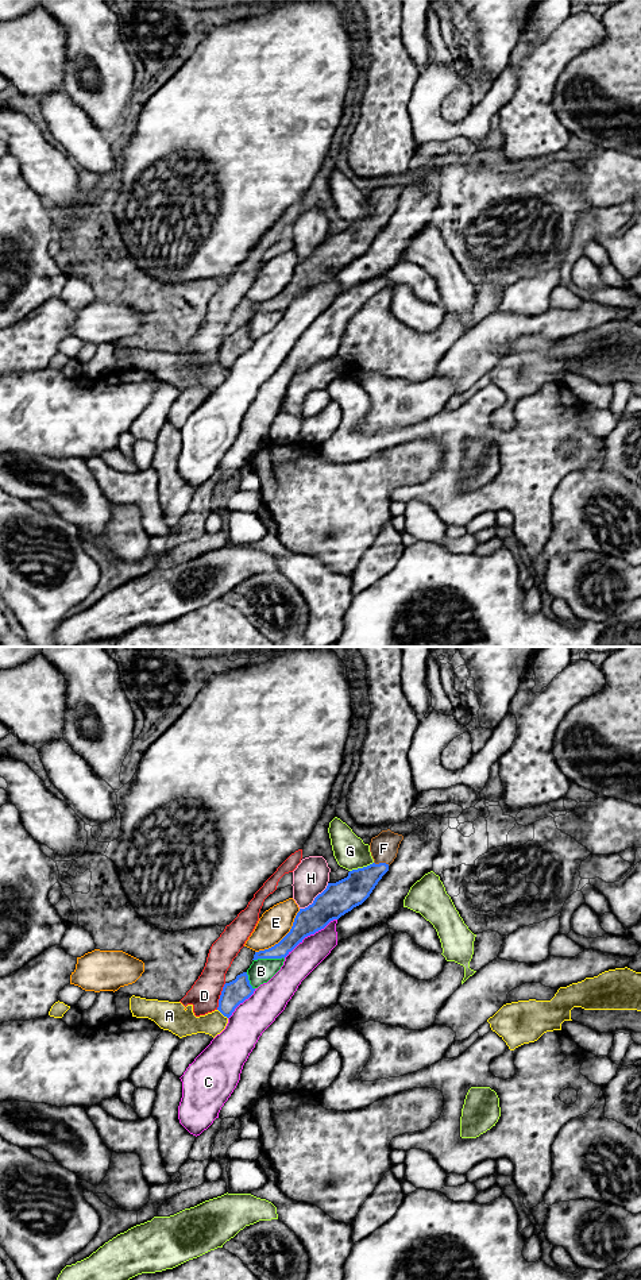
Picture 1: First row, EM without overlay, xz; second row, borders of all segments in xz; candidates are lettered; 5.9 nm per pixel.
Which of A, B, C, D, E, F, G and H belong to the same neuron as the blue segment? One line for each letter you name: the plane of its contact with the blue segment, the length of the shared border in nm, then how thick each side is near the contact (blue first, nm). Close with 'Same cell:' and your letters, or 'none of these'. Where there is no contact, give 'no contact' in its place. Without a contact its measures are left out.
F: xz | 100 nm | 190/170 nm
Same cell: F

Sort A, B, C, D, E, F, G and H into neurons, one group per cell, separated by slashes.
A / B / C / D / E / F / G / H

